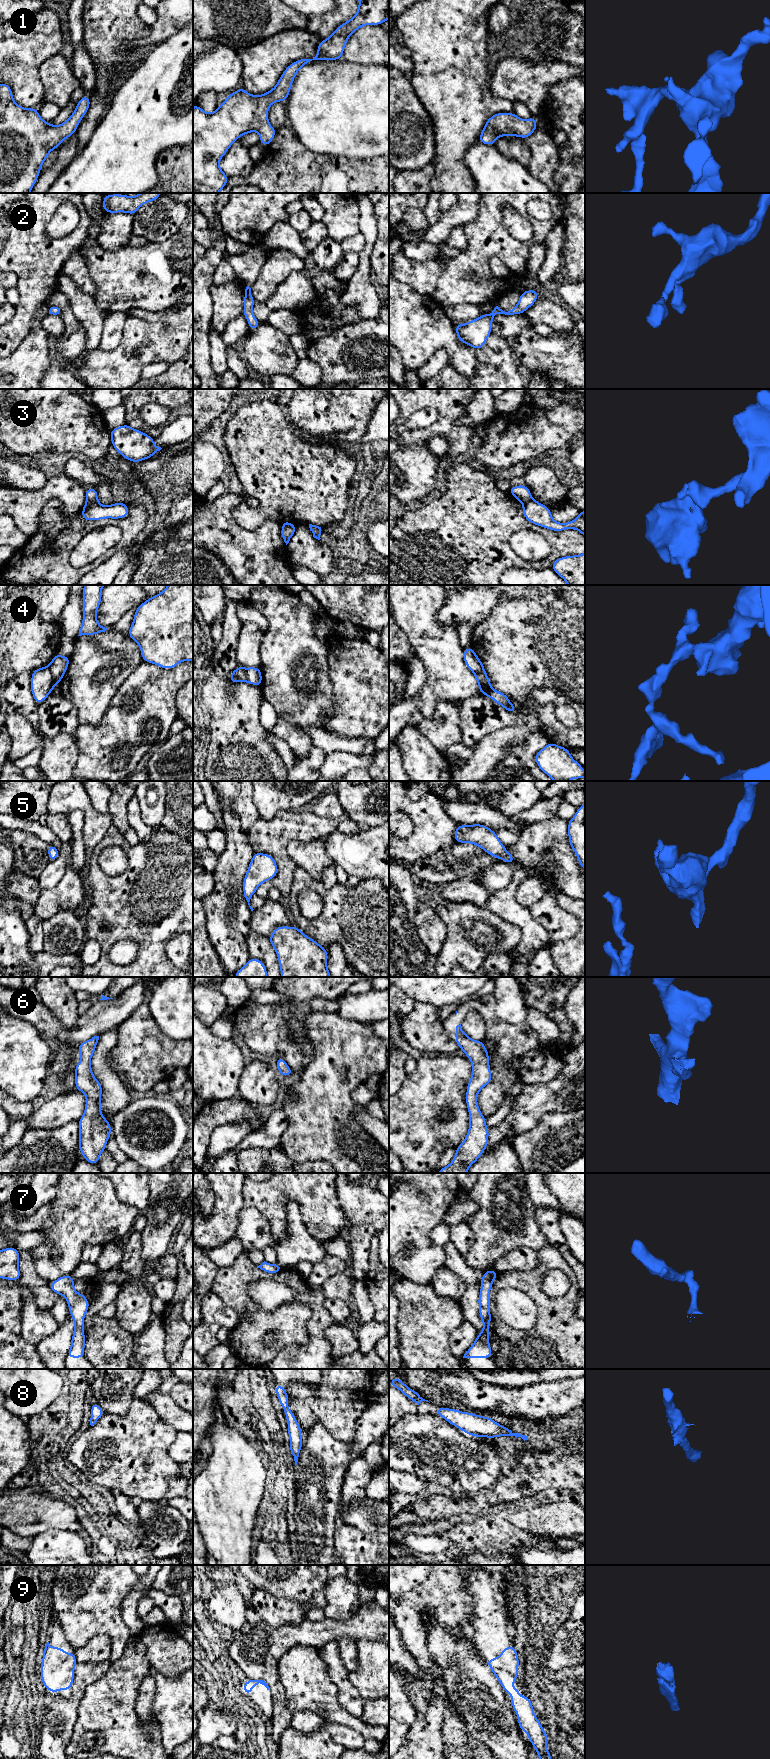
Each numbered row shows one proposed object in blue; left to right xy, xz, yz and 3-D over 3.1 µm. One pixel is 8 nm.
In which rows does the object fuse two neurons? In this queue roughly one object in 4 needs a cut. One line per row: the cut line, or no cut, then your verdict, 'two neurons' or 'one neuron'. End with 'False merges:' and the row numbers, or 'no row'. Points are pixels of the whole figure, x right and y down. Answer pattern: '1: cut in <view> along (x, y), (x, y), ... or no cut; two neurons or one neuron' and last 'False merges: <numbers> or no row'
1: no cut; one neuron
2: no cut; one neuron
3: cut in xy along (97, 501), (86, 503); two neurons
4: cut in xy along (47, 667), (56, 683); two neurons
5: no cut; one neuron
6: no cut; one neuron
7: no cut; one neuron
8: no cut; one neuron
9: no cut; one neuron
False merges: 3, 4

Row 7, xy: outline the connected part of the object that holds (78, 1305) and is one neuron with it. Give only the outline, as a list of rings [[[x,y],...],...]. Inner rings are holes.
[[[71,1274],[64,1275],[57,1280],[50,1282],[50,1288],[58,1295],[63,1295],[69,1306],[69,1313],[75,1322],[73,1336],[71,1338],[71,1347],[66,1358],[85,1358],[85,1333],[84,1317],[88,1311],[90,1302],[86,1299],[84,1293],[77,1293],[74,1289],[75,1280]]]

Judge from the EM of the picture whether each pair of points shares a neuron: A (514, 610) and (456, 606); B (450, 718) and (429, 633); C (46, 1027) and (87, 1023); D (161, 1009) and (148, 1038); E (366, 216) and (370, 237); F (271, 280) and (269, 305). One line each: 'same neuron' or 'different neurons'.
A: different neurons
B: different neurons
C: same neuron
D: different neurons
E: same neuron
F: different neurons

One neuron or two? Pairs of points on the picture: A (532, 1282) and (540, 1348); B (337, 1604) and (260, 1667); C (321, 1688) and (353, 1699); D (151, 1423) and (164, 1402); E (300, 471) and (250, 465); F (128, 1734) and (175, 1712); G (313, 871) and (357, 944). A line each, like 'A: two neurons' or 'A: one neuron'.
A: one neuron
B: two neurons
C: two neurons
D: two neurons
E: one neuron
F: two neurons
G: two neurons

